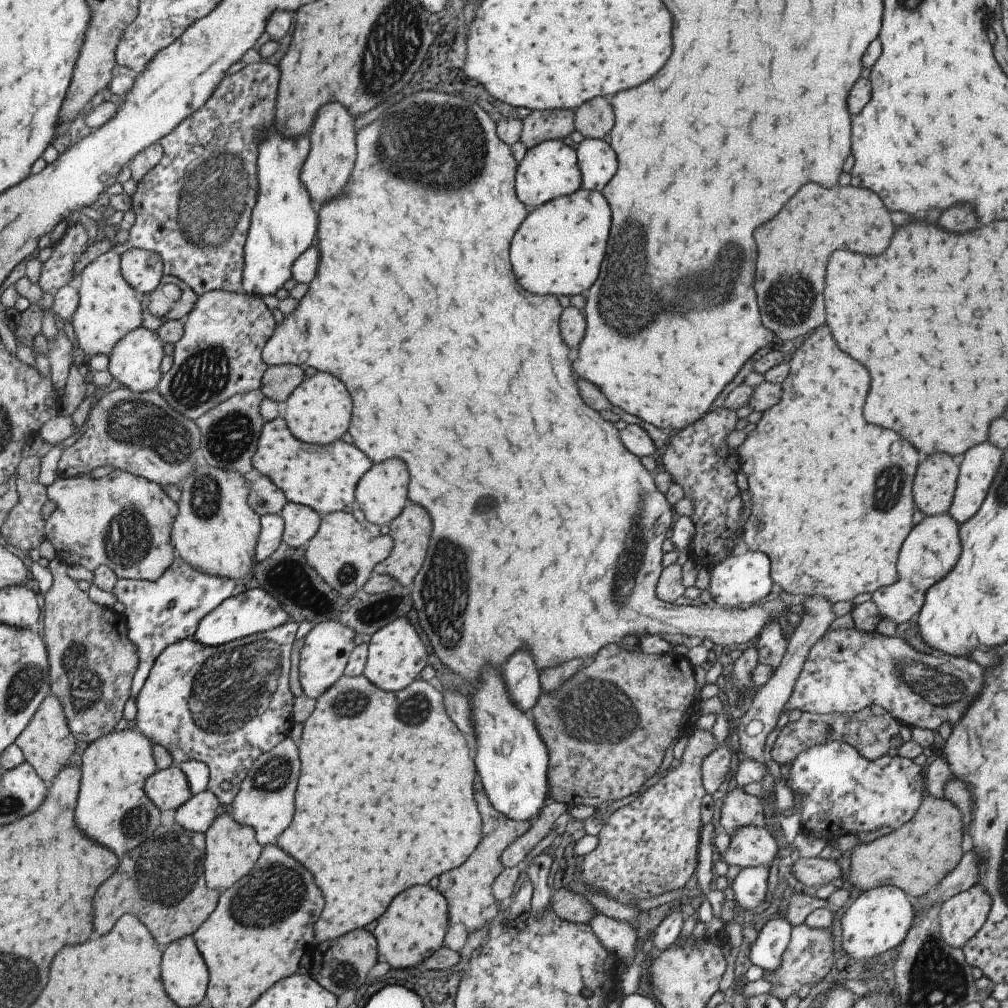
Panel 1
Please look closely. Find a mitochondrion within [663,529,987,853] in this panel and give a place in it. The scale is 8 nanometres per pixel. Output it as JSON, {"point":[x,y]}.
{"point":[922,679]}

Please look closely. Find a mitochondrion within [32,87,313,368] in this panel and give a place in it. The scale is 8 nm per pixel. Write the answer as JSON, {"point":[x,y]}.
{"point":[210,205]}

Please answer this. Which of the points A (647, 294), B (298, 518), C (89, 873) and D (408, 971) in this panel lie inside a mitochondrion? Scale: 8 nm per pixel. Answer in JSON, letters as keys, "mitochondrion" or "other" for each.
{"A":"mitochondrion","B":"other","C":"other","D":"other"}

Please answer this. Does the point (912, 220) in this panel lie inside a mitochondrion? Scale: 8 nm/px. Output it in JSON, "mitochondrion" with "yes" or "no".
{"mitochondrion":"no"}

